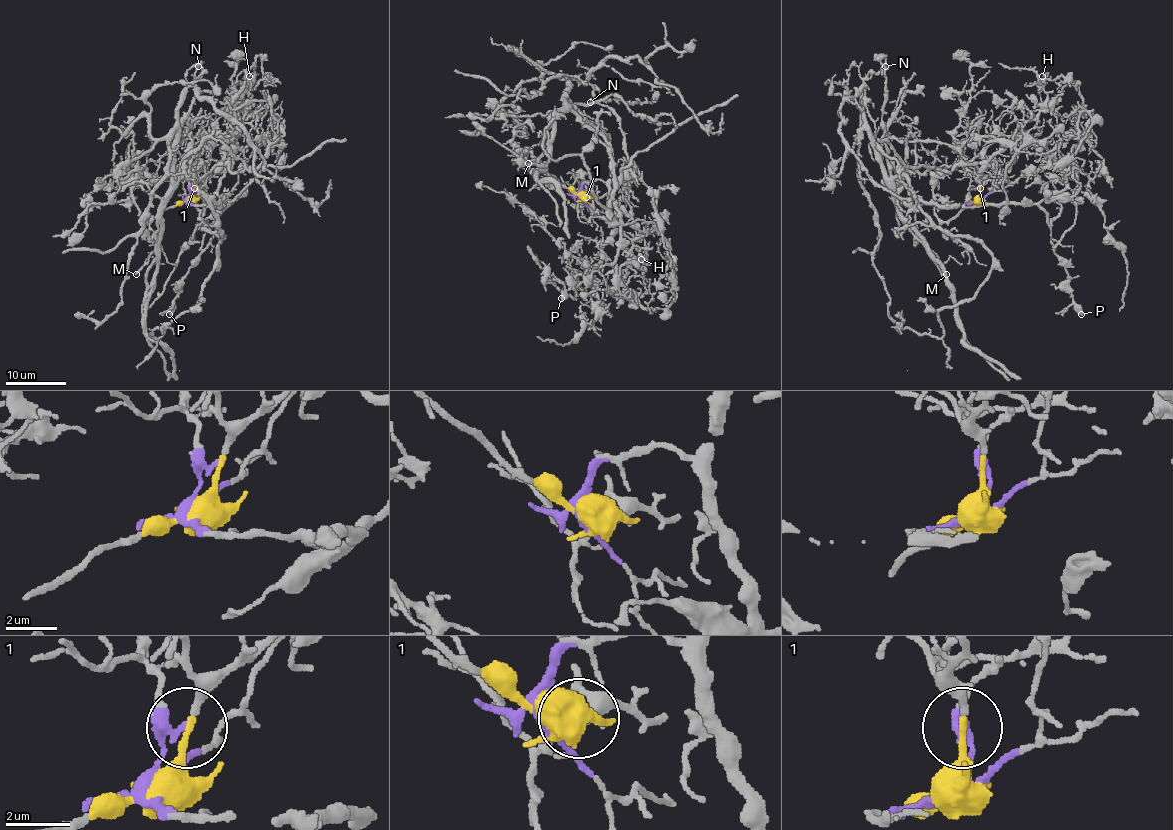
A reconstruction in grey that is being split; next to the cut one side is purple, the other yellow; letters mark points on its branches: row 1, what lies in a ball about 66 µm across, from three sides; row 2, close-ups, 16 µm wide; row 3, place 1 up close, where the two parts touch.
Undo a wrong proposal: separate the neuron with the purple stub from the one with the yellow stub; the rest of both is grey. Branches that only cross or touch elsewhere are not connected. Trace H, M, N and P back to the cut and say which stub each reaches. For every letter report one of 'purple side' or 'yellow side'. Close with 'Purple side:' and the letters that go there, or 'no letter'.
H: yellow side
M: purple side
N: purple side
P: yellow side
Purple side: M, N

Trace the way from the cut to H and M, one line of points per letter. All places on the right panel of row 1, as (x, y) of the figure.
H: (978, 200), (977, 165), (999, 153), (1012, 135), (1039, 112), (1047, 94), (1042, 82), (1045, 74), (1042, 75)
M: (978, 199), (966, 205), (937, 206), (925, 203), (904, 176), (894, 179), (900, 217), (937, 256), (946, 275)

